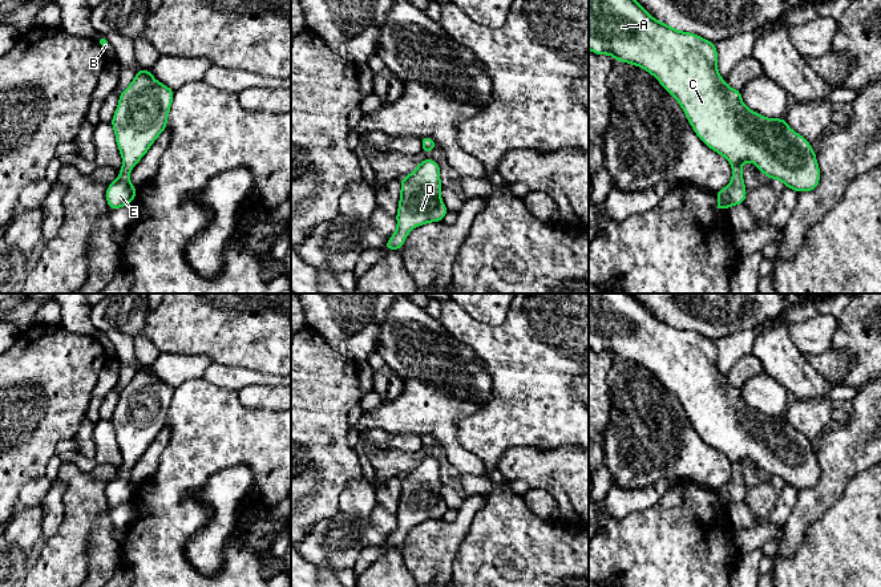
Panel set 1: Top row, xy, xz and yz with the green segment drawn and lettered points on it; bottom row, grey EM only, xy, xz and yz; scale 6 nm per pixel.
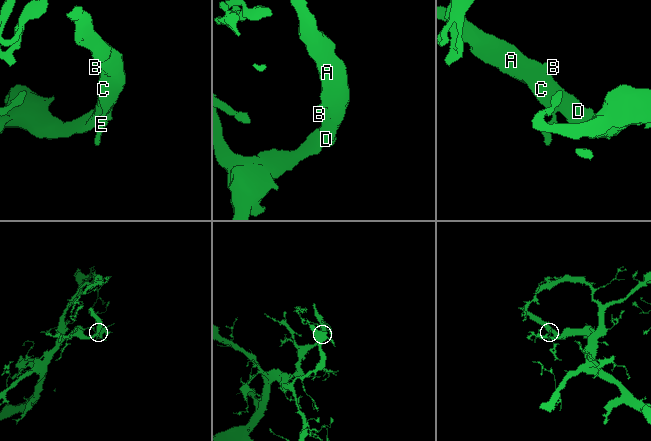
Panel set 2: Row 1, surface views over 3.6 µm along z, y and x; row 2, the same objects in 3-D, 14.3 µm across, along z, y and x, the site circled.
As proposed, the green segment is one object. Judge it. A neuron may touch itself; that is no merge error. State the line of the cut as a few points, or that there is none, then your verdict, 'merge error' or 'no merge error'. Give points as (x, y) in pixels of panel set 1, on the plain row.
no cut; no merge error

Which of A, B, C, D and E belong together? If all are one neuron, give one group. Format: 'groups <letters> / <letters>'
groups A B C D E

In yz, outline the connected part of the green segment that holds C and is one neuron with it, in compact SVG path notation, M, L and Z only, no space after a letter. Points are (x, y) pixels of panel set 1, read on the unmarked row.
M589 294L589 347L651 371L680 401L698 434L730 458L732 478L716 489L719 501L714 505L715 509L744 501L747 493L741 467L744 460L753 460L768 477L777 475L785 485L797 490L817 485L820 465L811 441L793 429L784 416L767 416L743 401L740 386L728 385L718 371L715 340L655 317L631 294Z

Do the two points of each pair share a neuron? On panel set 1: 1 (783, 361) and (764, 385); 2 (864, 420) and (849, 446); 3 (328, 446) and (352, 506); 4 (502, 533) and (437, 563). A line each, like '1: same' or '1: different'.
1: different
2: same
3: different
4: different

